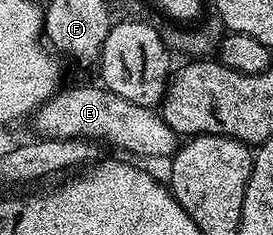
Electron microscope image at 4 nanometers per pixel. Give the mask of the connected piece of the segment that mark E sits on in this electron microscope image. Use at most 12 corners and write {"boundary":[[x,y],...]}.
{"boundary":[[103,85],[72,86],[35,111],[41,138],[109,142],[171,159],[163,113]]}

